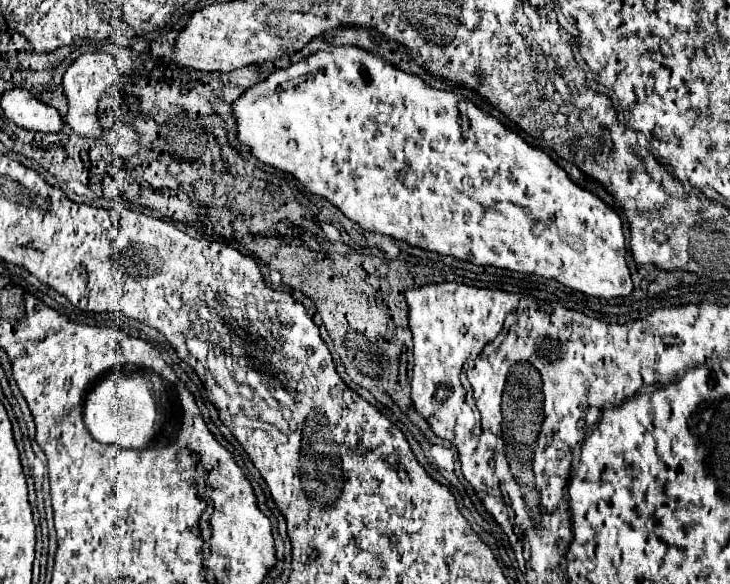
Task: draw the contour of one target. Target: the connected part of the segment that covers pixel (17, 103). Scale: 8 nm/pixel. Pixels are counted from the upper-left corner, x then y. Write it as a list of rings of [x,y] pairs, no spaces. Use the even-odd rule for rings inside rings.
[[[11,89],[1,97],[3,113],[19,127],[43,133],[59,133],[65,127],[63,115],[51,105],[45,105],[25,89]]]

